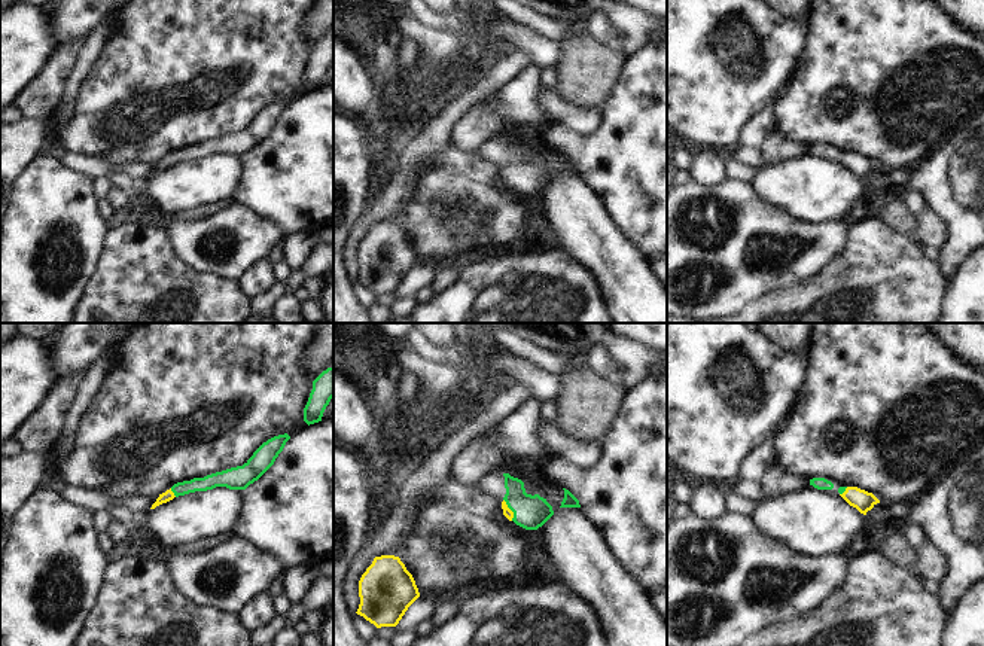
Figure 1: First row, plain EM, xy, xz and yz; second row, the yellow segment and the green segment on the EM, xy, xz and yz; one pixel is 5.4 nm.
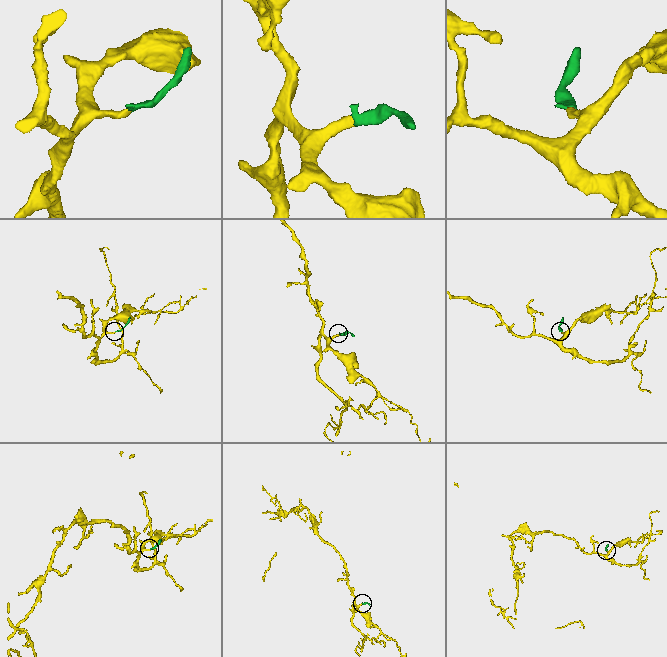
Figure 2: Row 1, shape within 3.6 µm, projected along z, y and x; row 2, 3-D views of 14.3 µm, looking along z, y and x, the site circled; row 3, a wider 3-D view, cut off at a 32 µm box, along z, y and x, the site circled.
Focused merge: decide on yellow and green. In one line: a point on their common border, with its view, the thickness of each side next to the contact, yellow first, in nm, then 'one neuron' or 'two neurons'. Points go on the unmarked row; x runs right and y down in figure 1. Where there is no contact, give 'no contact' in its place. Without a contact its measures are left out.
meets yellow in xz at (509, 176); 50 nm thick on the yellow side, 190 nm on the other; one neuron

